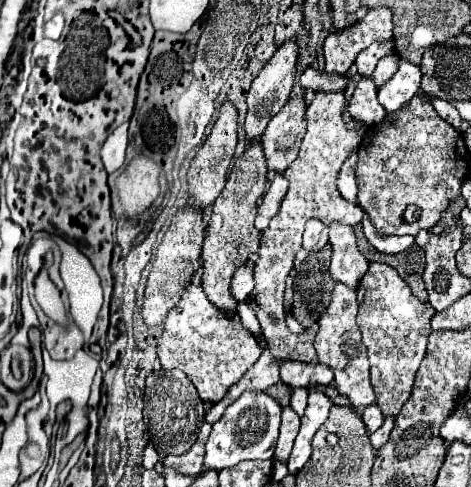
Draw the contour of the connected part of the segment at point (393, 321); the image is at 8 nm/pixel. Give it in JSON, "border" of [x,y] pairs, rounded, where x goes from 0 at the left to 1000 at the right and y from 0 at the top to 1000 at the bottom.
{"border":[[[790,538],[777,567],[760,583],[760,674],[769,702],[781,715],[786,780],[798,809],[798,830],[815,854],[845,854],[854,830],[875,809],[883,760],[904,727],[909,686],[917,682],[913,657],[926,637],[896,624],[866,591],[866,583],[824,542]]]}

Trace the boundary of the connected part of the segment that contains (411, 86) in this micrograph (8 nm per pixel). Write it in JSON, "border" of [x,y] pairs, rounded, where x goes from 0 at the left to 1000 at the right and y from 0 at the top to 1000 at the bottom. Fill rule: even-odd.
{"border":[[[849,119],[837,156],[803,185],[803,205],[820,222],[820,230],[849,226],[879,193],[887,193],[892,164],[896,164],[892,140]]]}

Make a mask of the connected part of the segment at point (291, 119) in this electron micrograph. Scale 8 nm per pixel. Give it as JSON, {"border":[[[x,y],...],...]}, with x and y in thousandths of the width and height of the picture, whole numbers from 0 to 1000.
{"border":[[[624,197],[569,251],[556,275],[556,304],[573,349],[603,353],[628,329],[641,279],[650,271],[650,209],[645,197]]]}

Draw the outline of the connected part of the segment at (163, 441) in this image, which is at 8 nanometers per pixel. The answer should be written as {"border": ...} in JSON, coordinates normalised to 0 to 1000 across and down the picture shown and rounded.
{"border":[[[335,760],[314,768],[306,805],[306,871],[318,912],[344,932],[391,932],[416,908],[420,879],[433,871],[433,825],[412,789],[382,760]]]}

